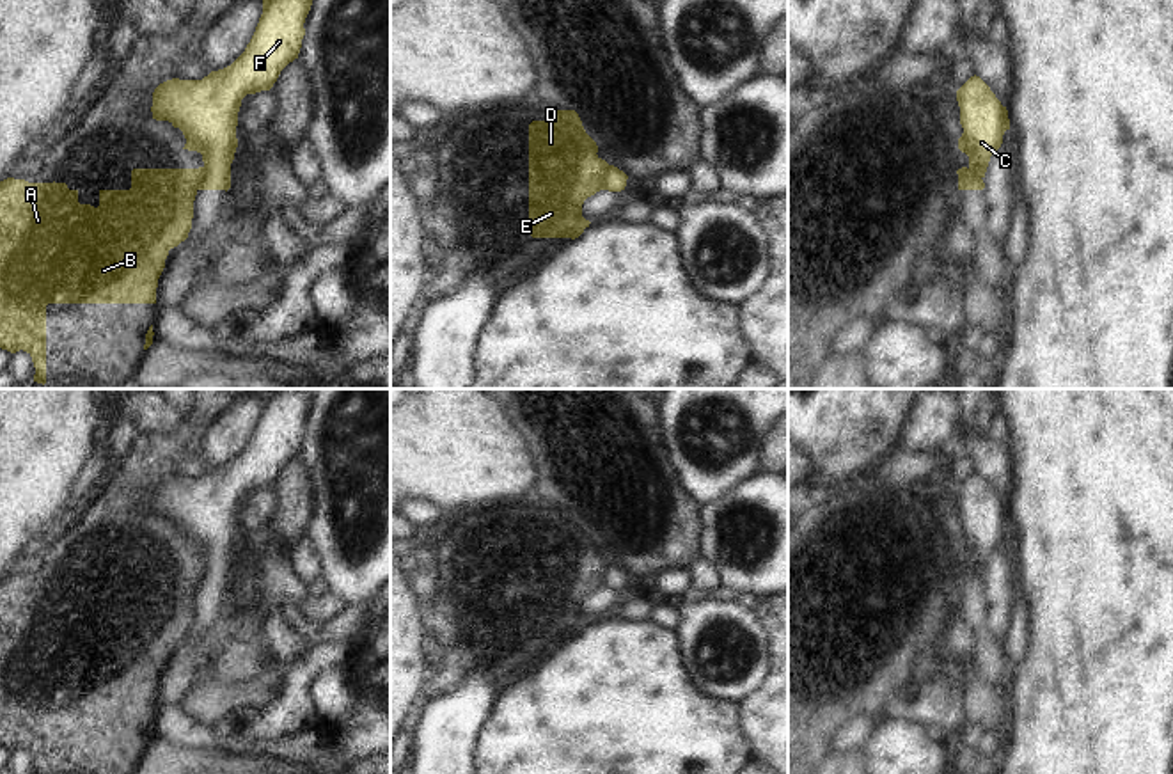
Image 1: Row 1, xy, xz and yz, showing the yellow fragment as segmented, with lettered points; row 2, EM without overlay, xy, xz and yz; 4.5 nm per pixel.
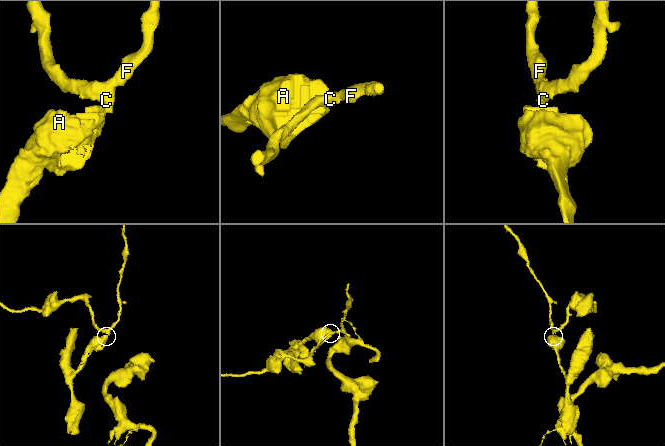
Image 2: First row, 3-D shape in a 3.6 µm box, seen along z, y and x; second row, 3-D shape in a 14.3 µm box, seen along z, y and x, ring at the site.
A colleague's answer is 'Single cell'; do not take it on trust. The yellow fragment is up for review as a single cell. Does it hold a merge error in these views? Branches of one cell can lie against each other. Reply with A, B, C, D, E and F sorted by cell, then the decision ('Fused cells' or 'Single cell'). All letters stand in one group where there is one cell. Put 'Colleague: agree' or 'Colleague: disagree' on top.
Colleague: disagree
Groups: A B D E / C F. Fused cells.

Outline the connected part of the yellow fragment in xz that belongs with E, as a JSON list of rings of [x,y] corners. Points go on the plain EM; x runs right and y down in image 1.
[[[557,508],[547,518],[529,522],[529,632],[532,636],[579,636],[589,618],[582,614],[582,602],[587,595],[603,588],[603,572],[610,565],[598,552],[596,540],[586,531],[575,508]]]

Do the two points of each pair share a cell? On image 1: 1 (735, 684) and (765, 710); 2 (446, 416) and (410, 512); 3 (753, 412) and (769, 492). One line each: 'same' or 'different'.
1: different
2: different
3: different

